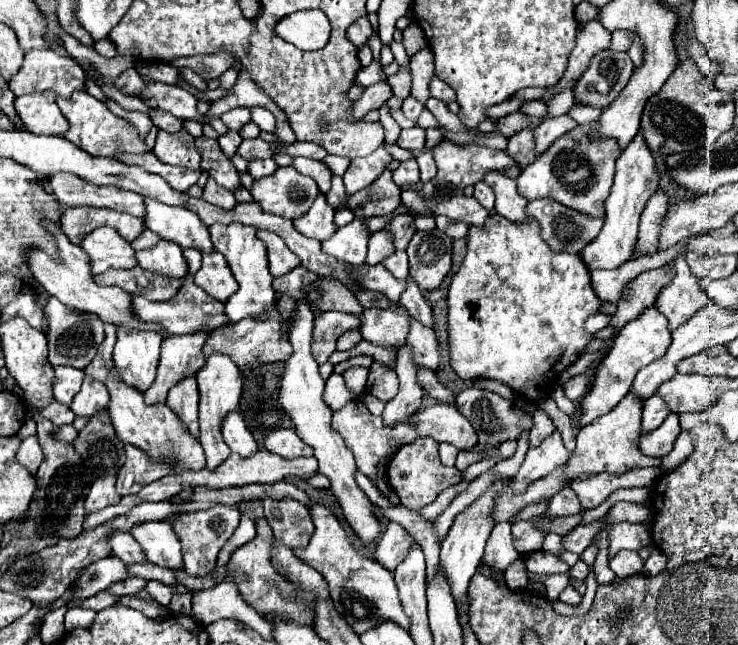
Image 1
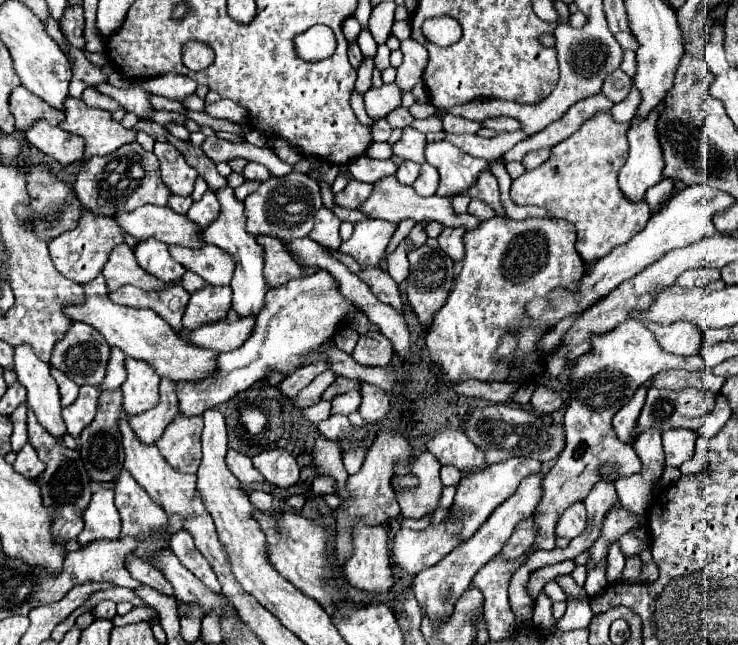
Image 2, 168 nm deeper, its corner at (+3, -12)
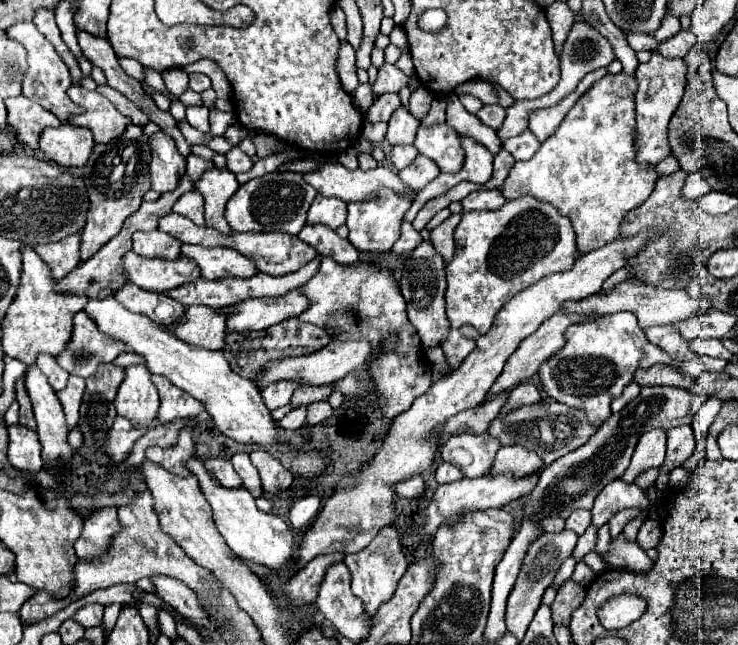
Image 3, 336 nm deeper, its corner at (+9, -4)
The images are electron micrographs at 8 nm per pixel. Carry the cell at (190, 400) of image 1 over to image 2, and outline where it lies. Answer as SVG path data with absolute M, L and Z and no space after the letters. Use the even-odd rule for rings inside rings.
M177 414L155 444L175 470L195 474L201 462L201 430L203 418L185 418L183 414Z

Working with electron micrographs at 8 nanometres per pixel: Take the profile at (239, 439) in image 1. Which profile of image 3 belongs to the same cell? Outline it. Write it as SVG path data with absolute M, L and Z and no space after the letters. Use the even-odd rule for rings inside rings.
M239 452L239 454L235 454L235 456L231 458L231 462L233 462L235 472L237 472L237 474L241 476L241 480L243 480L243 488L247 488L249 492L253 492L255 498L261 496L261 494L263 494L263 486L261 486L261 480L259 480L259 472L257 472L257 468L251 464L249 456L243 454L243 452Z

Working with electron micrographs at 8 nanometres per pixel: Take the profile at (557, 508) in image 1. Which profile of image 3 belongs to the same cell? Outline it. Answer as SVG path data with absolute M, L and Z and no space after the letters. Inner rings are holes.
M573 510L571 516L565 520L565 528L575 530L579 536L587 530L589 524L591 524L591 512L589 510Z

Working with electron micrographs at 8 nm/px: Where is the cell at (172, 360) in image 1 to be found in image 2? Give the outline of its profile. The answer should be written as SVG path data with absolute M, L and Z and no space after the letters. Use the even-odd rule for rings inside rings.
M163 378L161 402L143 414L129 416L127 420L131 424L131 430L139 440L143 440L143 444L153 444L159 440L159 436L163 436L163 428L167 428L167 424L175 418L177 412L179 412L179 402L175 394L175 382Z

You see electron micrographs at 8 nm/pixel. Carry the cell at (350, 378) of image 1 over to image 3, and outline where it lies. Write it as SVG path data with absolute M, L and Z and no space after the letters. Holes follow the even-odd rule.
M325 400L325 402L315 402L315 404L311 404L311 406L309 406L307 422L309 422L309 424L317 424L317 422L321 422L321 420L329 418L329 416L331 416L331 412L333 412L333 408L331 408L331 404L329 404L327 400Z

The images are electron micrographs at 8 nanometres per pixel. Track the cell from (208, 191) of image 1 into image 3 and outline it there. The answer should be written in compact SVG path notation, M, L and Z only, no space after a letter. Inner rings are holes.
M197 190L185 192L173 206L173 212L187 216L189 220L193 220L197 226L203 226L203 196Z

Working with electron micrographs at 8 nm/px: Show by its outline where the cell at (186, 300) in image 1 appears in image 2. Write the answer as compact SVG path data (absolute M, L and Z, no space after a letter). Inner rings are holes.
M231 308L225 320L201 326L195 332L183 330L181 334L185 334L189 342L193 342L199 348L213 348L217 352L227 352L231 348L239 348L239 344L243 344L243 340L251 336L251 324L255 324L255 316L241 318L235 316L235 310Z

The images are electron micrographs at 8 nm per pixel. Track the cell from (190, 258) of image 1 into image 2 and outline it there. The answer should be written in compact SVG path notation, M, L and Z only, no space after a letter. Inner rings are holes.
M185 272L183 274L183 280L181 280L181 286L191 294L191 292L197 292L199 288L203 288L205 280L201 280L199 276L195 276L193 272Z

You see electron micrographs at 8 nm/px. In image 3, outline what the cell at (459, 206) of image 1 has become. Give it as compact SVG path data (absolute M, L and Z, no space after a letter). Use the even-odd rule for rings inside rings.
M325 162L319 170L311 172L311 174L303 174L305 180L309 180L313 184L313 188L321 194L321 196L327 196L327 198L339 198L343 202L363 202L363 200L369 200L373 198L373 194L377 194L379 188L391 188L395 194L409 194L411 188L407 188L407 184L401 182L399 174L393 172L389 166L383 166L379 164L377 168L373 170L347 170L343 164L339 162Z

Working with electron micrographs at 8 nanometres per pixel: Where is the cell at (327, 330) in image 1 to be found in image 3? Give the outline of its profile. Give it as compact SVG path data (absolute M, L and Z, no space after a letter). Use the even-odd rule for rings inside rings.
M277 380L261 390L261 398L269 410L275 410L279 406L289 404L297 386L299 386L299 382L295 382L295 380Z

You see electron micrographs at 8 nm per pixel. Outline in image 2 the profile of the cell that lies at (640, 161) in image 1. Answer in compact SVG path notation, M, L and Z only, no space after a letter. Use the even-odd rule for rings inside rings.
M659 104L659 108L655 108L655 112L651 112L651 116L647 116L647 120L639 120L639 124L631 124L627 138L629 138L629 158L625 162L625 166L619 172L619 186L621 192L629 198L629 200L641 200L647 192L647 188L651 188L653 184L661 182L663 178L663 152L659 148L659 138L655 136L655 120L659 120L659 112L663 112L663 104Z

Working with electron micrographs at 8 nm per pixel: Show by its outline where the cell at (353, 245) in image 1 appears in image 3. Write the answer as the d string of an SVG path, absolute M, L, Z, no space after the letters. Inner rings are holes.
M389 188L381 190L375 200L367 200L365 204L349 204L347 210L347 228L349 228L349 242L359 252L371 252L371 254L383 254L389 252L395 240L399 238L399 226L403 222L403 214L409 210L409 200L405 196L397 196L395 192L389 192Z

